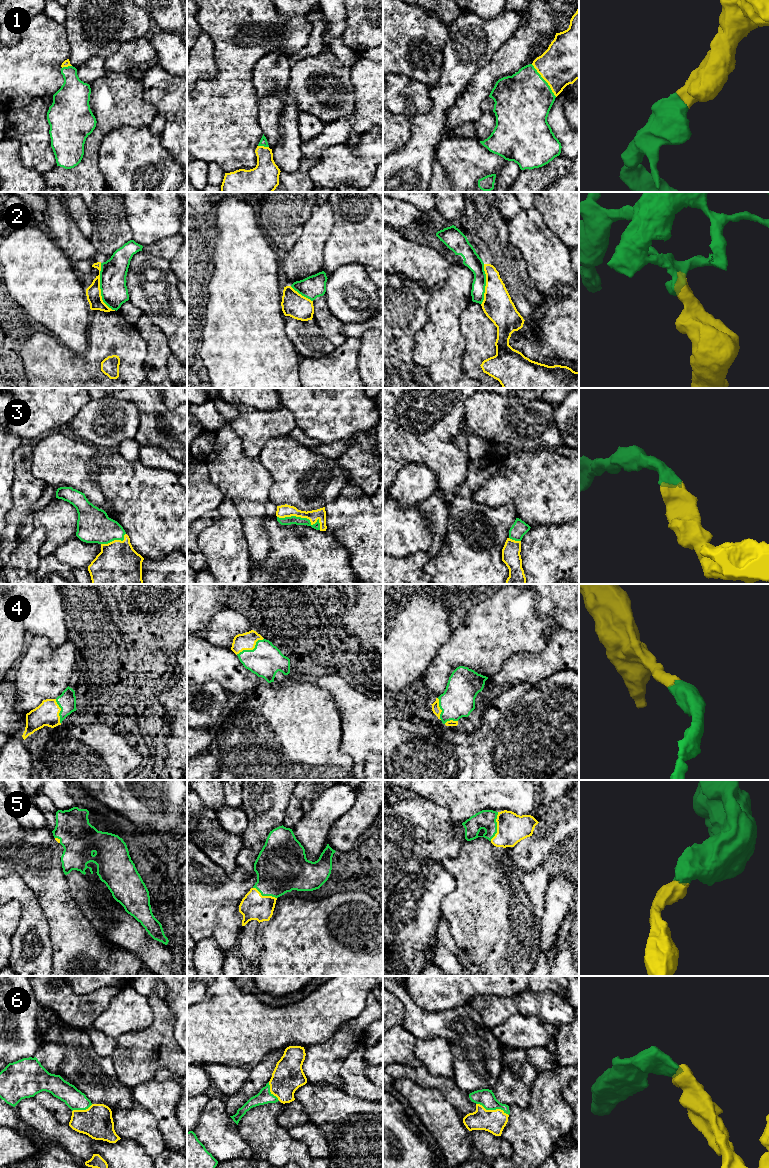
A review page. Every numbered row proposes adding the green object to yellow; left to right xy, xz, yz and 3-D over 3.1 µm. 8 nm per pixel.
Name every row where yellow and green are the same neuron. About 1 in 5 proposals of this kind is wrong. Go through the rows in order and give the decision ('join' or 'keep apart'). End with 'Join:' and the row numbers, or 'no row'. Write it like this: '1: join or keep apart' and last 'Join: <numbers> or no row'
1: join
2: keep apart
3: join
4: join
5: join
6: join
Join: 1, 3, 4, 5, 6

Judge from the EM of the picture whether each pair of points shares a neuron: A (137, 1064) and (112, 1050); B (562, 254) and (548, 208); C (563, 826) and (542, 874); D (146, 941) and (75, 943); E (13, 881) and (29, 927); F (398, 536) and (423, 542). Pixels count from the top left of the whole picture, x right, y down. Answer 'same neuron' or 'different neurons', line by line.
A: different neurons
B: different neurons
C: different neurons
D: different neurons
E: same neuron
F: same neuron

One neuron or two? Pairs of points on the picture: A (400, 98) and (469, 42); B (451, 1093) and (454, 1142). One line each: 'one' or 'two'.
A: two
B: one

